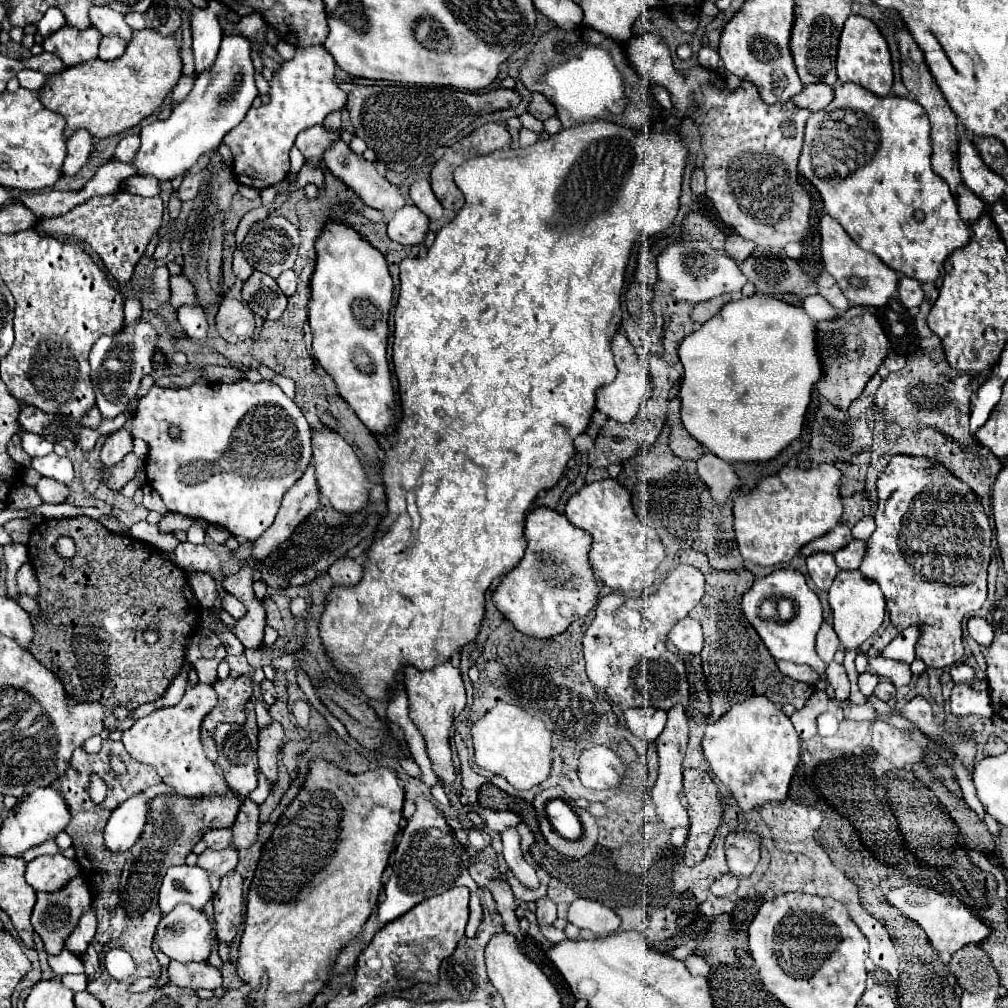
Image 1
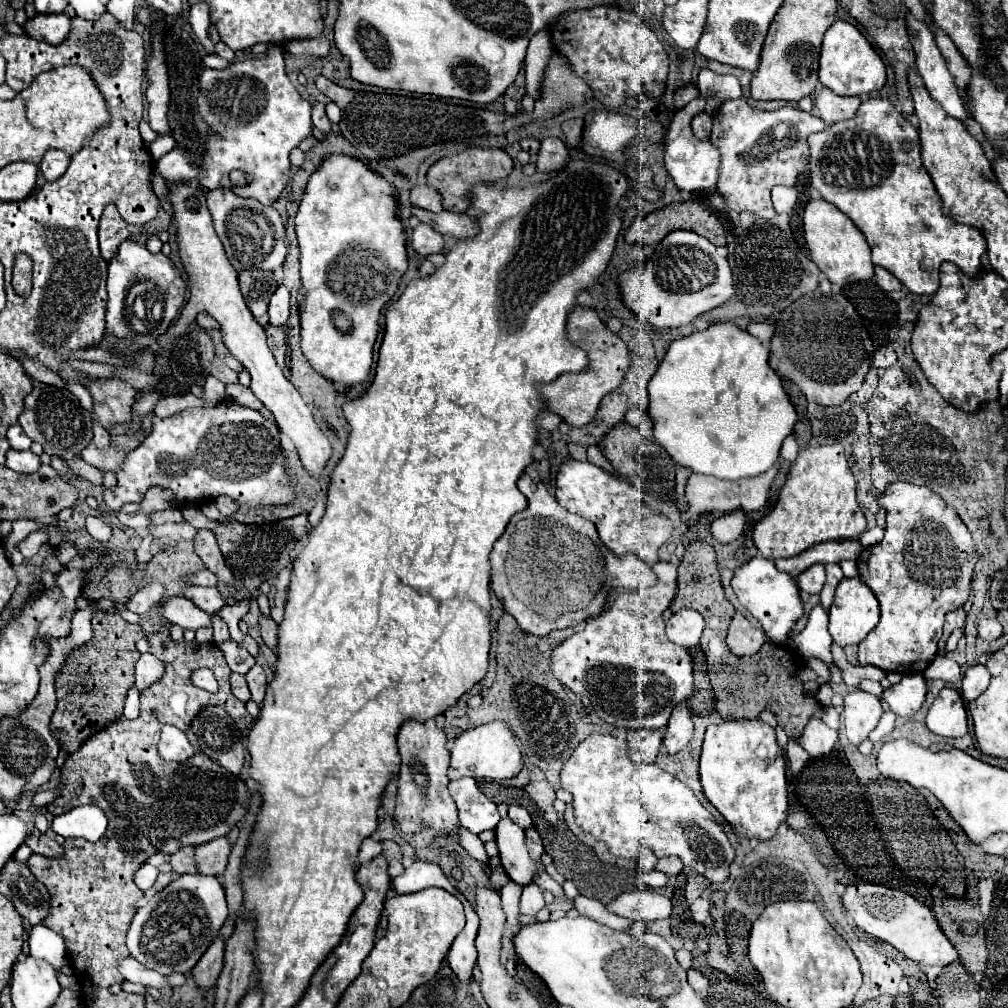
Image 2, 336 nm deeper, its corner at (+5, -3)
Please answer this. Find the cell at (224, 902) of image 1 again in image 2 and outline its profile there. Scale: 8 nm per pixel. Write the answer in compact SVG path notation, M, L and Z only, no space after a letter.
M217 936L217 940L213 940L213 944L207 948L205 956L201 956L199 964L195 964L193 968L193 978L195 982L207 990L211 986L215 986L221 970L223 970L223 954L225 954L225 938Z

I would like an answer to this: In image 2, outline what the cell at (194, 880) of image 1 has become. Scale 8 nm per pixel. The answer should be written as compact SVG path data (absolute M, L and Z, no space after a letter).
M143 864L143 866L137 870L137 874L135 874L135 884L137 884L141 890L149 890L149 888L155 884L157 876L159 876L159 870L157 870L155 866Z

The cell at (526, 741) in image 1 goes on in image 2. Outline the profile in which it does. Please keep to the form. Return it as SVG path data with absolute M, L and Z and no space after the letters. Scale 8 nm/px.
M493 720L481 726L475 726L471 730L465 730L459 734L453 742L451 750L451 768L449 768L449 778L463 778L471 776L475 780L505 780L505 778L515 778L523 768L521 760L521 750L515 744L515 732L507 722Z

